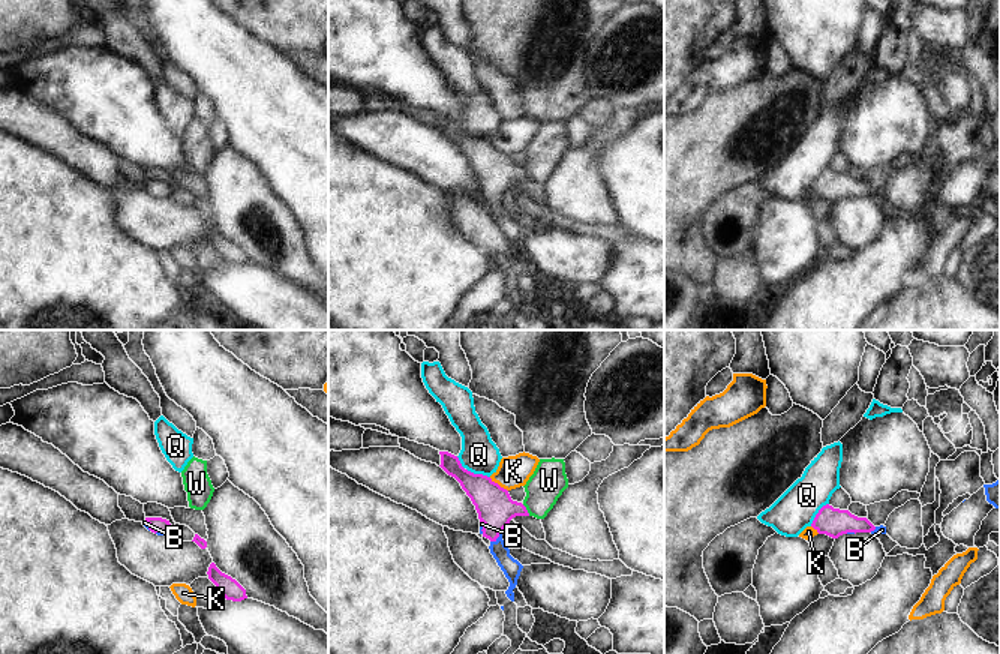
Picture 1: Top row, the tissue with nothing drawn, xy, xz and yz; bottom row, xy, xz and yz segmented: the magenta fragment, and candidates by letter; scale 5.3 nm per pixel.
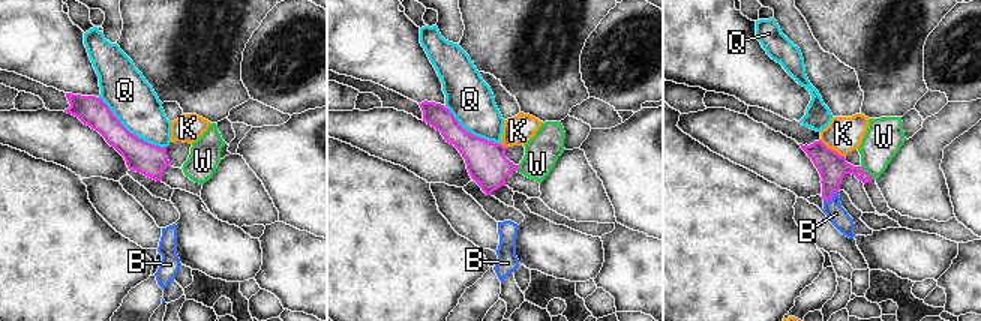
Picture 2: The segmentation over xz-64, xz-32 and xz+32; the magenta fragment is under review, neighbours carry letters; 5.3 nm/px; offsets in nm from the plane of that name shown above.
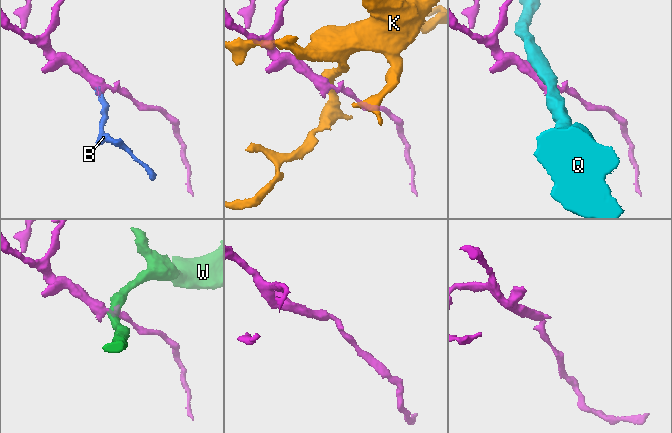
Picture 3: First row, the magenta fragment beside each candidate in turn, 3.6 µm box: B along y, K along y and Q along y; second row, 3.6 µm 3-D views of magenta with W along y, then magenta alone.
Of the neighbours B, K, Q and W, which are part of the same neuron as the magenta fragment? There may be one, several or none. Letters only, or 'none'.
B

